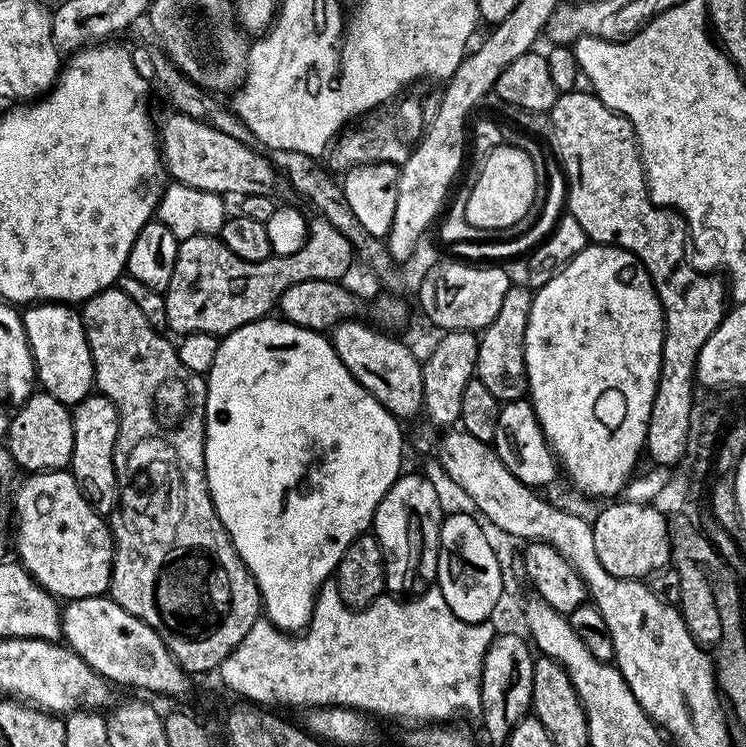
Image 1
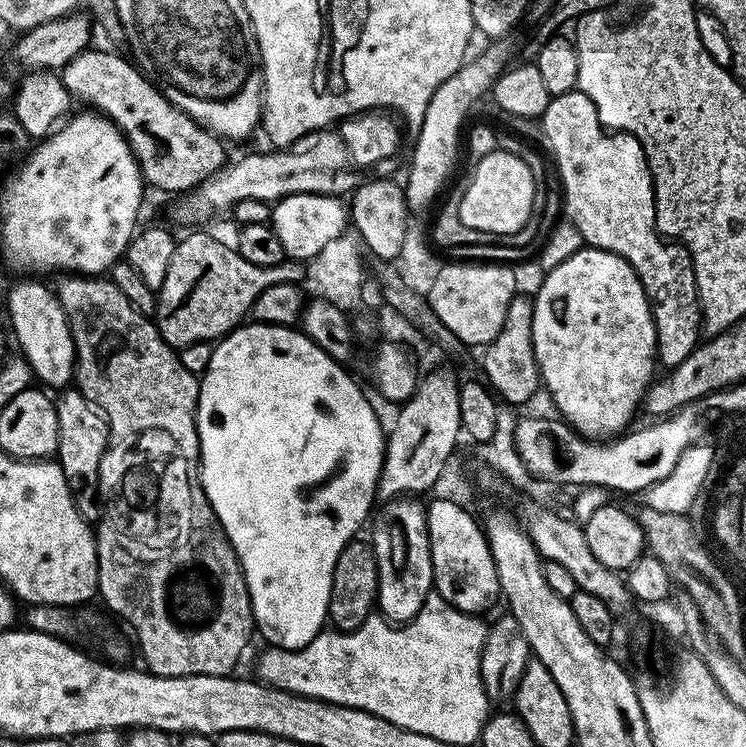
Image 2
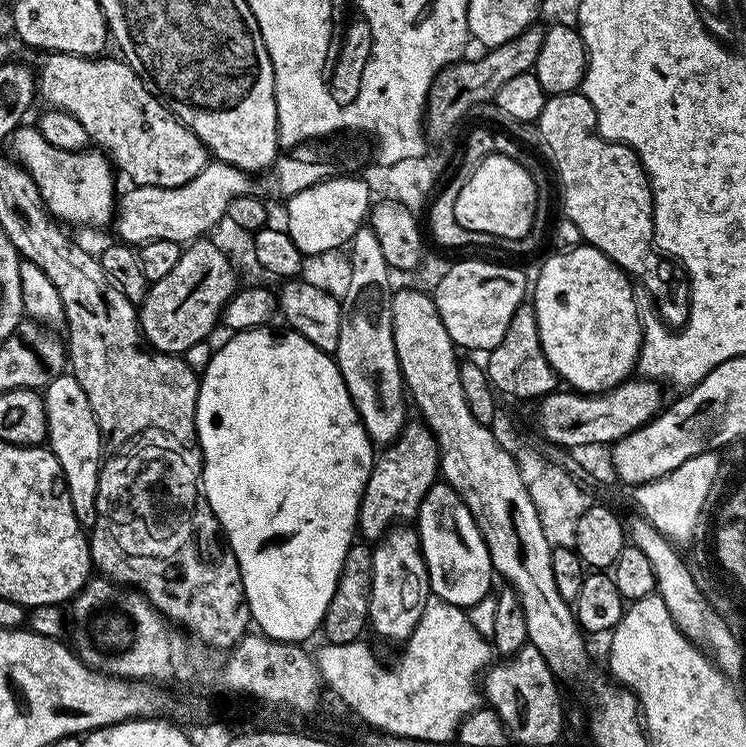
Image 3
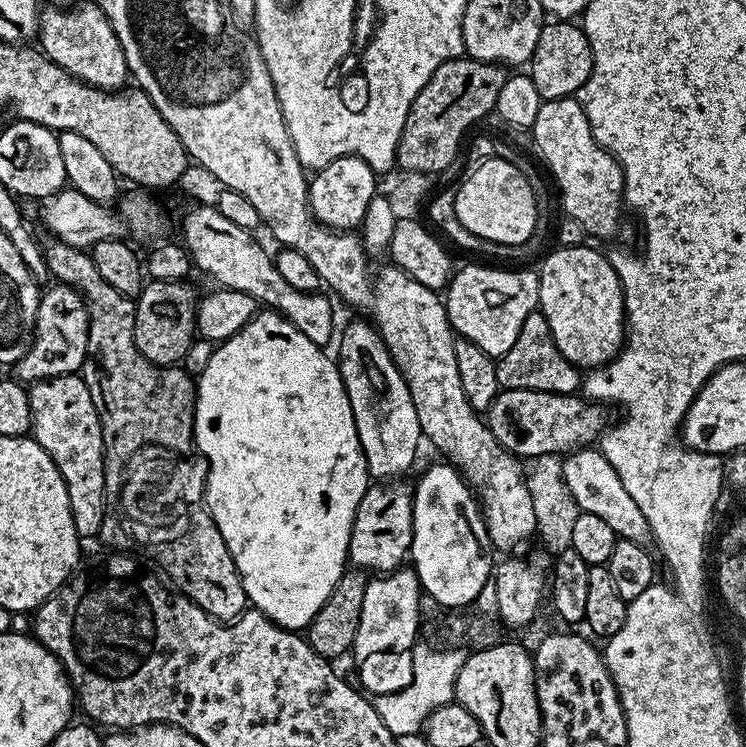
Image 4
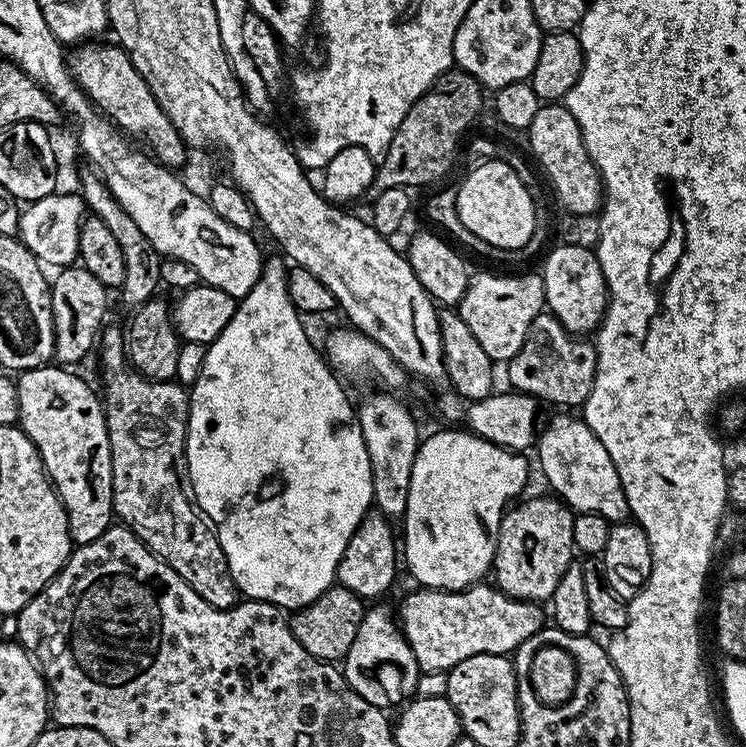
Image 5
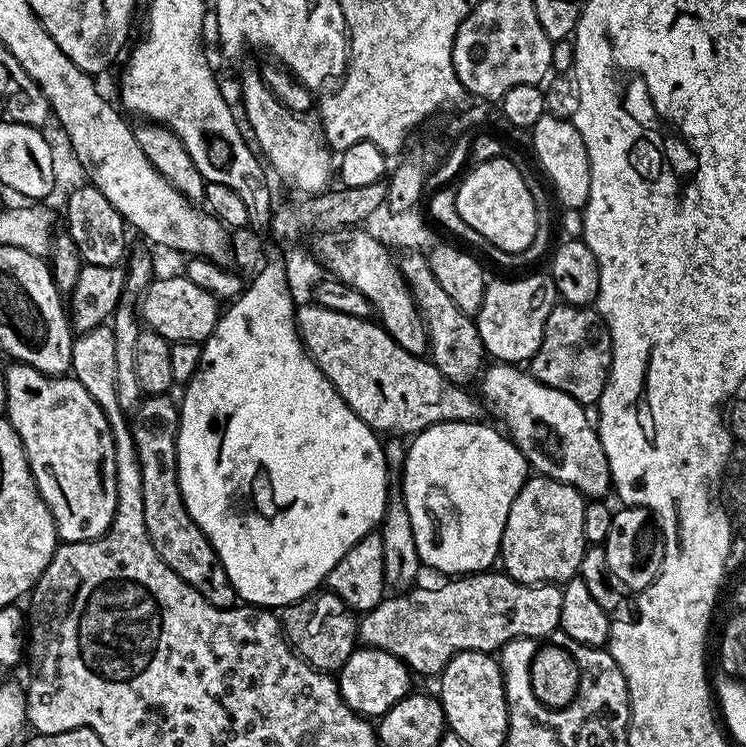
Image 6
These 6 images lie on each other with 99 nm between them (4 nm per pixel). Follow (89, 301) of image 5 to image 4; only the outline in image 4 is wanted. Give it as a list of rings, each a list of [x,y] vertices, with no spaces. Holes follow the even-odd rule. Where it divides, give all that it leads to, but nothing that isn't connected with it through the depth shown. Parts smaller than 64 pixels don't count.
[[[55,283],[54,287],[46,288],[41,293],[38,314],[36,315],[36,329],[32,333],[29,346],[25,349],[23,357],[14,365],[15,377],[24,384],[33,384],[50,377],[69,376],[79,373],[83,369],[84,360],[88,354],[88,308],[84,297],[73,290],[72,287]]]

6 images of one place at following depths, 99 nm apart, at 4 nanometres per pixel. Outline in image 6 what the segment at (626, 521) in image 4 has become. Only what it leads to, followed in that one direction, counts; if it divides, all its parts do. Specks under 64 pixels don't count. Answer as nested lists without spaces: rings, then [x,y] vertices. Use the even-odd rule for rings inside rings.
[[[496,362],[491,366],[493,368],[485,367],[479,377],[479,395],[491,414],[493,412],[504,423],[503,431],[516,445],[517,450],[526,457],[529,465],[541,476],[549,476],[566,486],[574,486],[574,490],[578,490],[585,499],[600,500],[607,492],[609,495],[612,488],[609,460],[602,450],[600,436],[597,435],[595,427],[585,418],[585,405],[570,398],[570,394],[562,394],[562,390],[554,390],[538,382],[523,367],[503,362]]]

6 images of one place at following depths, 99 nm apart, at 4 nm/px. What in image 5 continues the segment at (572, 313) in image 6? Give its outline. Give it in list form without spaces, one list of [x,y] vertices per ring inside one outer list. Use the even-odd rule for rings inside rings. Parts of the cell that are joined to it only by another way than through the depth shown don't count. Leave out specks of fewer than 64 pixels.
[[[545,310],[530,322],[522,350],[507,361],[506,368],[508,380],[515,391],[532,396],[537,402],[545,400],[548,404],[561,404],[564,410],[576,410],[584,405],[594,386],[596,346],[591,339],[567,332],[562,322]]]

